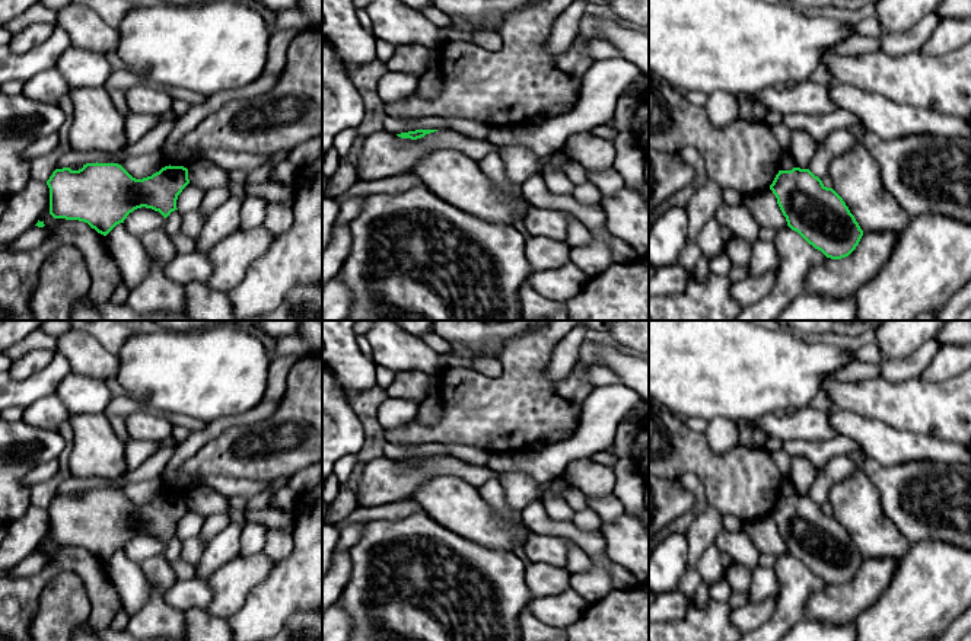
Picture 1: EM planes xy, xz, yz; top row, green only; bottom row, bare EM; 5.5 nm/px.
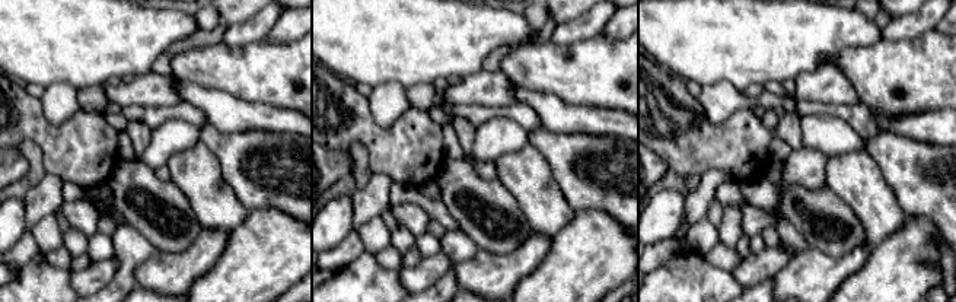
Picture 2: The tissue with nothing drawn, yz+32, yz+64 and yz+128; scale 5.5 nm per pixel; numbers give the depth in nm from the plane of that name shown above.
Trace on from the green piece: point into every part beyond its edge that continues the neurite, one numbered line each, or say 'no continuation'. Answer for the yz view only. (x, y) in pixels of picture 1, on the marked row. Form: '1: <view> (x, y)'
no continuation

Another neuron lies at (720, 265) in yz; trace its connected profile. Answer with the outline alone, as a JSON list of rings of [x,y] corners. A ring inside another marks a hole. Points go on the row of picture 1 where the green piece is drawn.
[[[726,253],[709,259],[709,271],[716,275],[728,275],[733,265]]]

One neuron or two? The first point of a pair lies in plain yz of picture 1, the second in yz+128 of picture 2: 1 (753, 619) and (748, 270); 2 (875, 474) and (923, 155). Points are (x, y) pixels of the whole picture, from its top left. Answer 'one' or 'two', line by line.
1: one
2: one

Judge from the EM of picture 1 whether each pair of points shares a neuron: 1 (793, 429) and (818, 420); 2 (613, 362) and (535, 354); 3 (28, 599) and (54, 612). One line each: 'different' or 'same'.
1: same
2: different
3: different

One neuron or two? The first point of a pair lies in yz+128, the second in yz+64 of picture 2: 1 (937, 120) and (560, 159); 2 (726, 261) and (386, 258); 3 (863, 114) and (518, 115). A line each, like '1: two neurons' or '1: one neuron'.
1: two neurons
2: one neuron
3: one neuron

